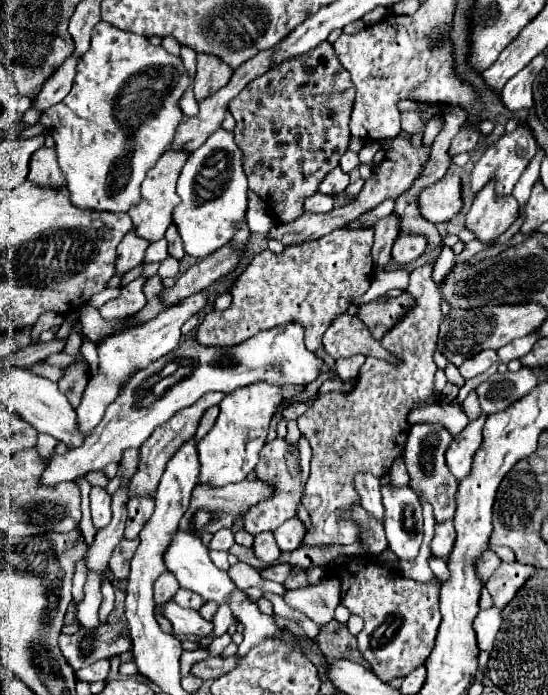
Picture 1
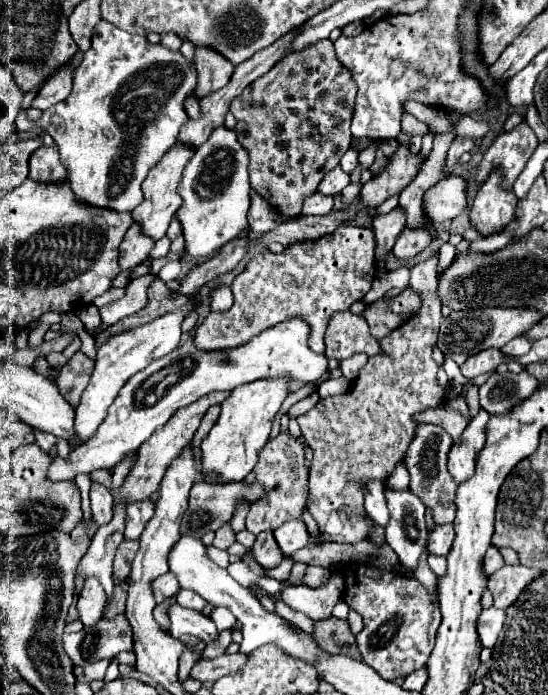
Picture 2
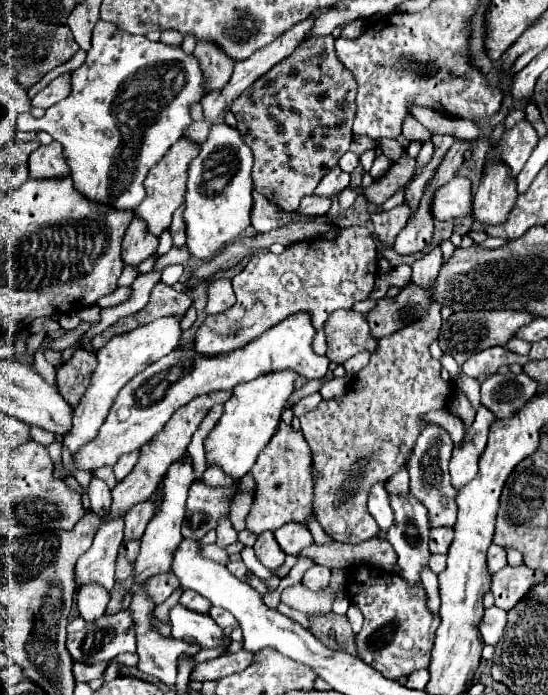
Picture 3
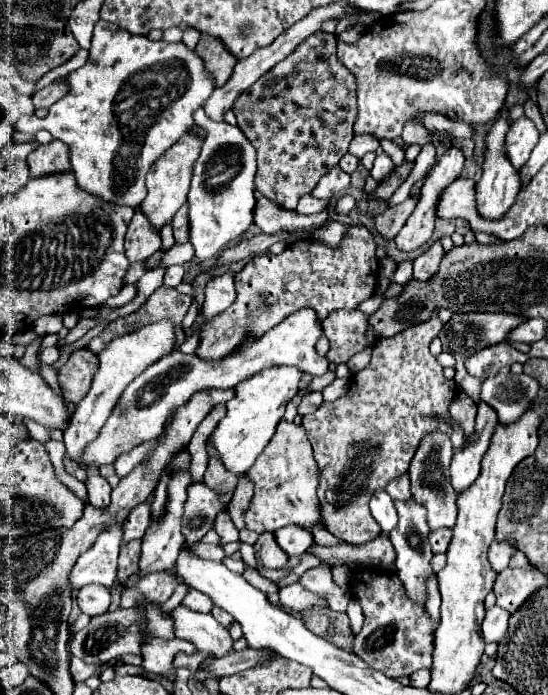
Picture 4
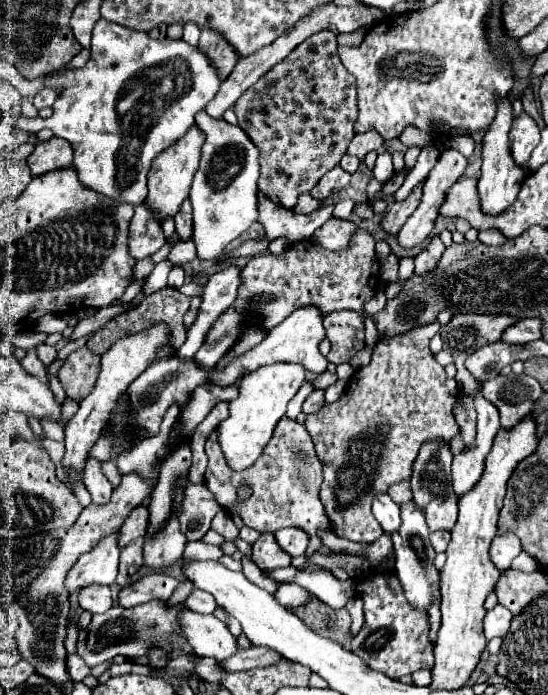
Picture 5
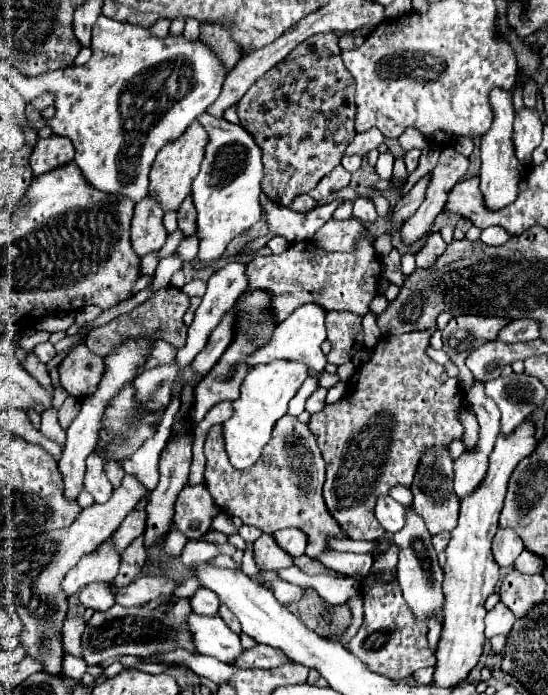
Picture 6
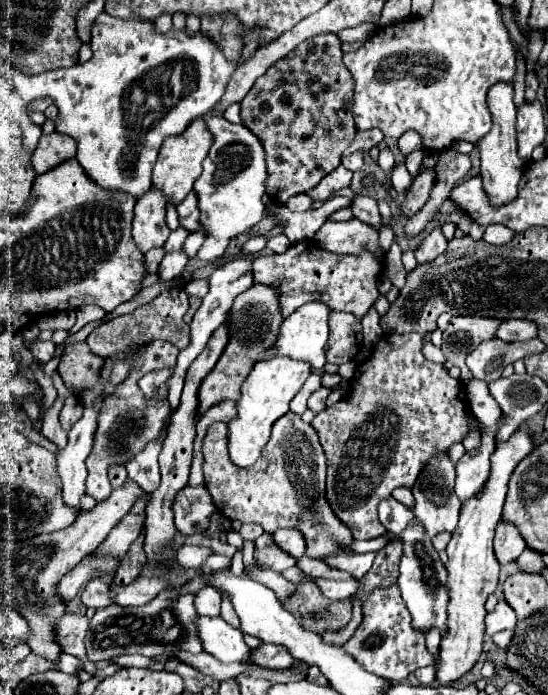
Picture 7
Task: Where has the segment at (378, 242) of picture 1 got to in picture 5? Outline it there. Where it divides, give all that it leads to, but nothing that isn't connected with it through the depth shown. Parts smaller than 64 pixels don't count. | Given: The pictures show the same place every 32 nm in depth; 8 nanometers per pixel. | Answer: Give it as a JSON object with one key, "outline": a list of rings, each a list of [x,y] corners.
{"outline":[[[424,180],[414,186],[414,190],[410,192],[410,196],[406,200],[394,202],[388,208],[388,212],[386,212],[384,220],[382,220],[382,226],[384,226],[384,230],[388,234],[396,234],[404,226],[404,222],[408,220],[408,216],[412,216],[412,212],[418,208],[418,204],[422,200],[422,188],[424,188]]]}

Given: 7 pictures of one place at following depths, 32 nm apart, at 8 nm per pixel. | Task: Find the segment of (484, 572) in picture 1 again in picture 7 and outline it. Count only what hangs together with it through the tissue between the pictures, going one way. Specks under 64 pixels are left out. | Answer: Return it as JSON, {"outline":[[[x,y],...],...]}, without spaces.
{"outline":[[[498,522],[496,526],[496,538],[494,538],[494,552],[496,558],[500,560],[500,564],[508,564],[512,560],[516,560],[522,550],[526,548],[526,542],[518,530],[516,524],[512,522]]]}

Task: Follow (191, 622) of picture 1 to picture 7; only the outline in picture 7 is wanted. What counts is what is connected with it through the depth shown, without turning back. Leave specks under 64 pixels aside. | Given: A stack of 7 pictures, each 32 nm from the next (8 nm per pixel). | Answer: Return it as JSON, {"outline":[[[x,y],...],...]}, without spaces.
{"outline":[[[200,618],[200,638],[204,650],[224,664],[242,664],[252,658],[254,648],[244,642],[244,632],[232,628],[222,618]]]}

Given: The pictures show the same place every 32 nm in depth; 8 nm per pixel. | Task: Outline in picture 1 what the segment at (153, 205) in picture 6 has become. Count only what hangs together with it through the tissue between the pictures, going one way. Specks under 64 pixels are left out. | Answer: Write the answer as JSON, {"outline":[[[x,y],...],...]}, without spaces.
{"outline":[[[130,230],[130,232],[124,236],[122,244],[118,246],[118,258],[116,258],[116,266],[118,266],[118,268],[116,268],[116,272],[118,272],[118,274],[124,274],[124,272],[132,270],[134,266],[144,264],[144,256],[146,256],[148,246],[150,246],[148,240],[140,238],[140,236],[136,234],[136,230]]]}

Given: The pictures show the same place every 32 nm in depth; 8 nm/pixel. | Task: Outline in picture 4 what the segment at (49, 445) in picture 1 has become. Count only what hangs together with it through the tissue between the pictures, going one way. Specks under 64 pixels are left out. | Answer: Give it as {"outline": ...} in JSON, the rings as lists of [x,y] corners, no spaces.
{"outline":[[[26,420],[26,426],[28,426],[28,432],[30,432],[30,436],[32,436],[34,440],[40,440],[40,442],[50,440],[50,436],[48,436],[46,428],[44,428],[44,426],[40,426],[38,422],[34,422],[34,420]]]}

